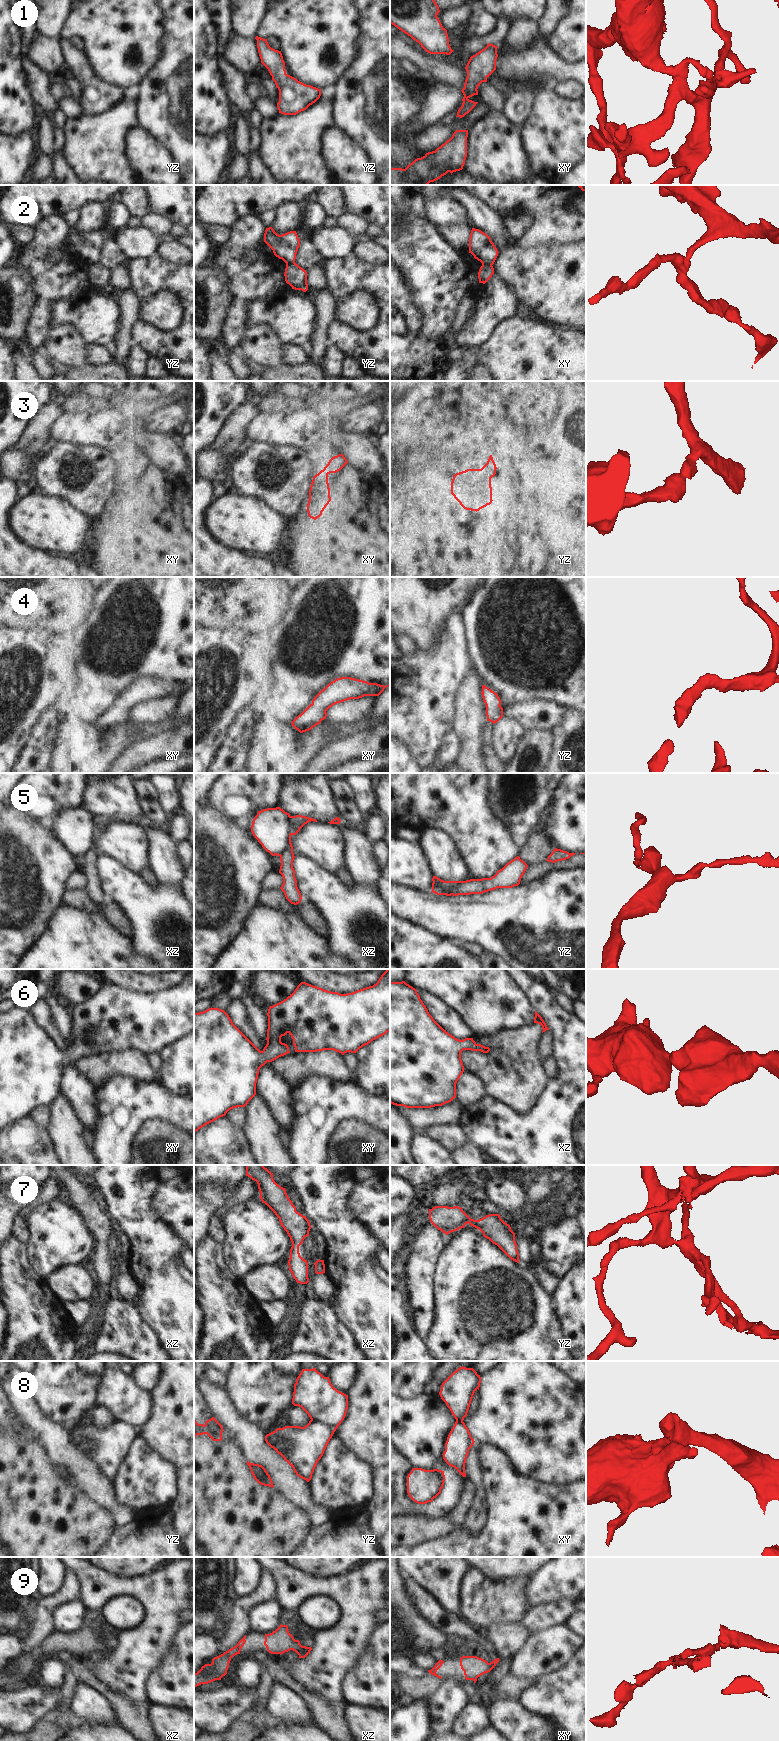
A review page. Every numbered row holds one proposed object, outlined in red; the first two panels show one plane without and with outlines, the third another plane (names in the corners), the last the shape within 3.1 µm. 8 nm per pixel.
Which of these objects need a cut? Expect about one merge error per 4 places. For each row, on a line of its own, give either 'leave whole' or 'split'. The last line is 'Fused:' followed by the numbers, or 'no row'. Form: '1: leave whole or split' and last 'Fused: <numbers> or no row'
1: leave whole
2: split
3: leave whole
4: leave whole
5: split
6: leave whole
7: leave whole
8: split
9: leave whole
Fused: 2, 5, 8

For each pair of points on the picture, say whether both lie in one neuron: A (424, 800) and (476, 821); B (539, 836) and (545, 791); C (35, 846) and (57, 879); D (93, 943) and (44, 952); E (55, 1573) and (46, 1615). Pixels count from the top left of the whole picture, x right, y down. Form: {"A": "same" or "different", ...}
{"A": "same", "B": "different", "C": "same", "D": "same", "E": "different"}

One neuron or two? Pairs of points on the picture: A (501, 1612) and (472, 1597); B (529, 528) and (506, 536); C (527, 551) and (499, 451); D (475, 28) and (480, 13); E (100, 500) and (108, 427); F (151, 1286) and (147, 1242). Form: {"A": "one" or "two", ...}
{"A": "one", "B": "two", "C": "one", "D": "one", "E": "two", "F": "one"}

